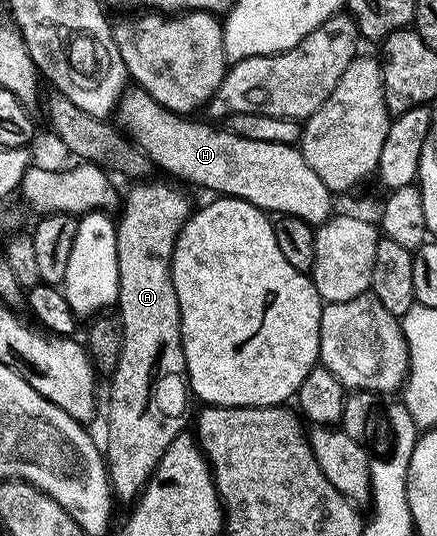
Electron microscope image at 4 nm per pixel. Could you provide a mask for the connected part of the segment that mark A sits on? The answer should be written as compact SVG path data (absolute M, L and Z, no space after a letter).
M143 181L135 187L131 192L126 193L125 202L121 207L121 214L118 216L117 226L119 236L117 237L117 261L119 262L119 301L117 304L117 318L123 325L123 349L120 353L120 363L111 383L111 404L107 407L107 447L105 443L105 458L107 461L107 474L111 477L111 486L113 495L120 504L127 503L131 505L142 495L147 482L153 477L153 473L157 469L157 465L161 465L161 457L165 457L165 453L169 453L169 445L173 445L173 441L177 441L177 437L184 434L187 423L187 395L189 399L189 380L187 377L187 349L185 346L185 328L183 325L183 314L181 313L181 305L177 297L177 289L173 285L173 277L171 276L171 258L175 255L175 242L179 239L180 232L183 231L184 225L189 222L193 214L193 206L191 207L191 199L183 191L178 191L175 187L170 187L167 183L151 183L152 181Z

